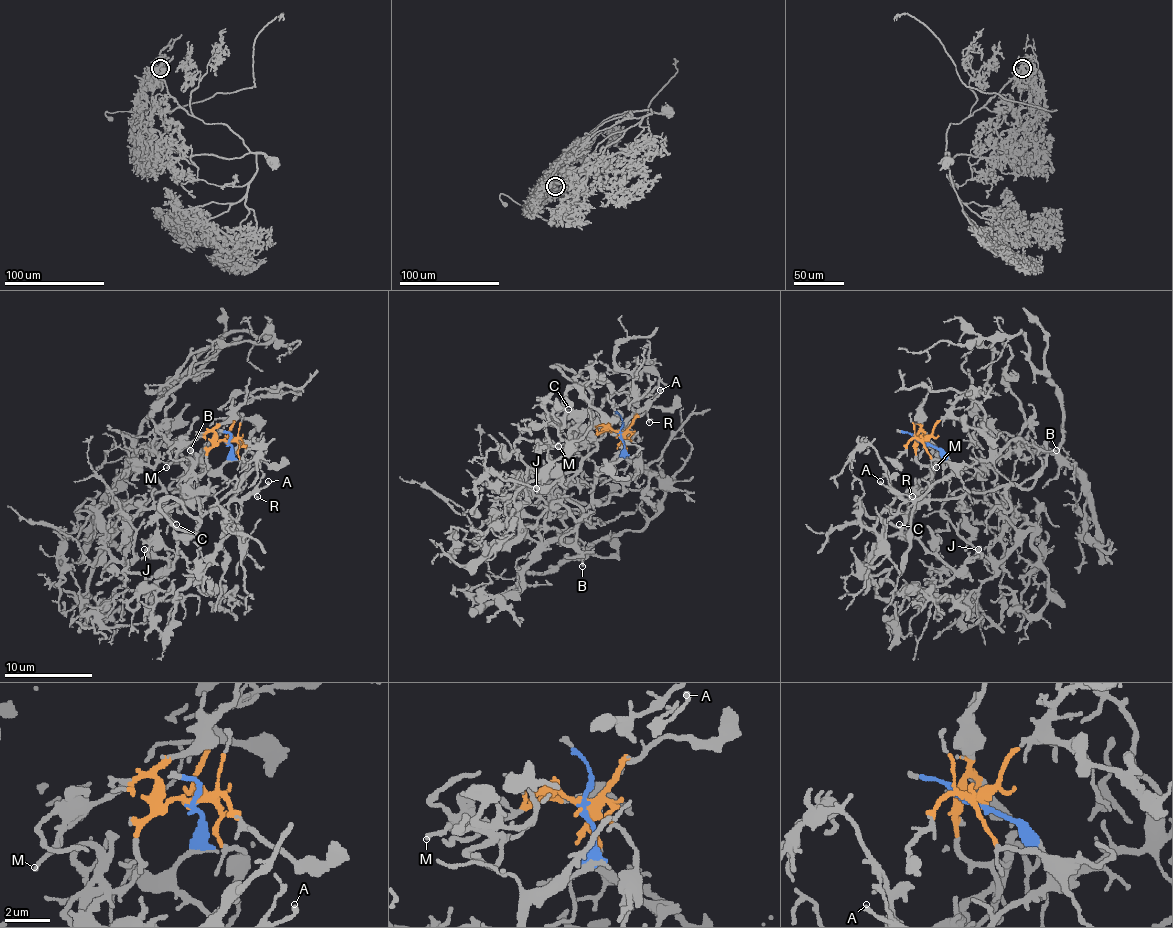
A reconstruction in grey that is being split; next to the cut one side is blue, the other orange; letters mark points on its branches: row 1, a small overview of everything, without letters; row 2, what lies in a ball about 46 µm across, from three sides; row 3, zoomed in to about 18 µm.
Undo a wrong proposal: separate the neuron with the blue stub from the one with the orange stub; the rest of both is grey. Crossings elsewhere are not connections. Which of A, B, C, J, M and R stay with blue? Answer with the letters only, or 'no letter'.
A, B, R

